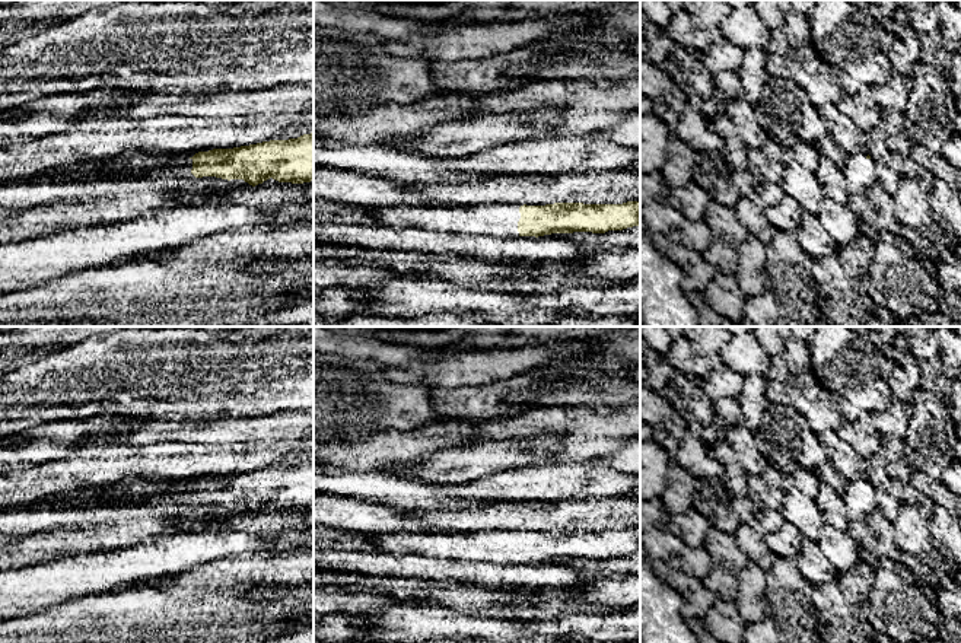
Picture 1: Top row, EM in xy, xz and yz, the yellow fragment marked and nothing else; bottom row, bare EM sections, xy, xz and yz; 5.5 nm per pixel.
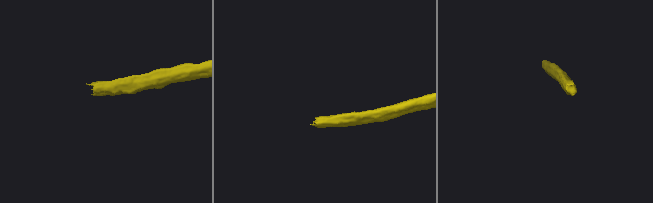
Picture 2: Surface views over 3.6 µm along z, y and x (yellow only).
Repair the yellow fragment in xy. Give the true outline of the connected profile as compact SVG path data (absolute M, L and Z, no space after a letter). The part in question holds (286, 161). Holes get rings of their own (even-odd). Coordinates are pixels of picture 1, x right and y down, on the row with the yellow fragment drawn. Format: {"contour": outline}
{"contour": "M314 133L297 139L270 140L233 149L198 152L143 174L168 190L178 190L181 181L216 176L244 179L255 187L273 178L279 182L314 181Z"}

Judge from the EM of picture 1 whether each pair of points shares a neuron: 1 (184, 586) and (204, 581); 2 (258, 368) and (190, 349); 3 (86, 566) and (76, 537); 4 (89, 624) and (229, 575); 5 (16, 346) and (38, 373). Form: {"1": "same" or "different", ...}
{"1": "same", "2": "same", "3": "different", "4": "different", "5": "different"}

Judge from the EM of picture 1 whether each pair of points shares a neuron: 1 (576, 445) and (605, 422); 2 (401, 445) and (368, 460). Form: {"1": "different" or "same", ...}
{"1": "same", "2": "same"}

